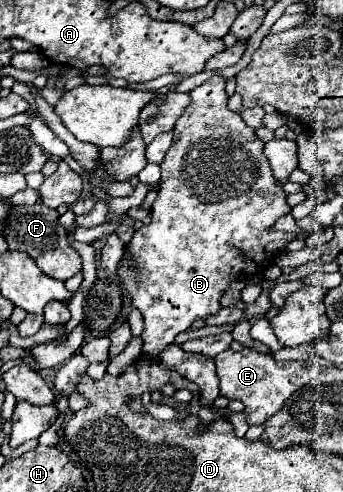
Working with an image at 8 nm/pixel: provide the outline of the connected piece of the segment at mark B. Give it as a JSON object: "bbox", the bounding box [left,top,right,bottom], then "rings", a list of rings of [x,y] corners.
{"bbox":[119,76,295,358],"rings":[[[215,76],[189,92],[191,104],[175,122],[173,146],[161,162],[161,180],[157,200],[151,206],[151,224],[135,230],[127,244],[127,256],[119,262],[119,278],[125,292],[133,298],[145,320],[143,356],[157,358],[175,336],[199,318],[207,318],[219,310],[219,298],[233,280],[245,280],[259,274],[285,252],[285,246],[295,240],[295,234],[279,232],[273,224],[291,212],[283,186],[273,178],[269,160],[265,158],[261,142],[253,128],[243,118],[227,108],[225,80]]]}

